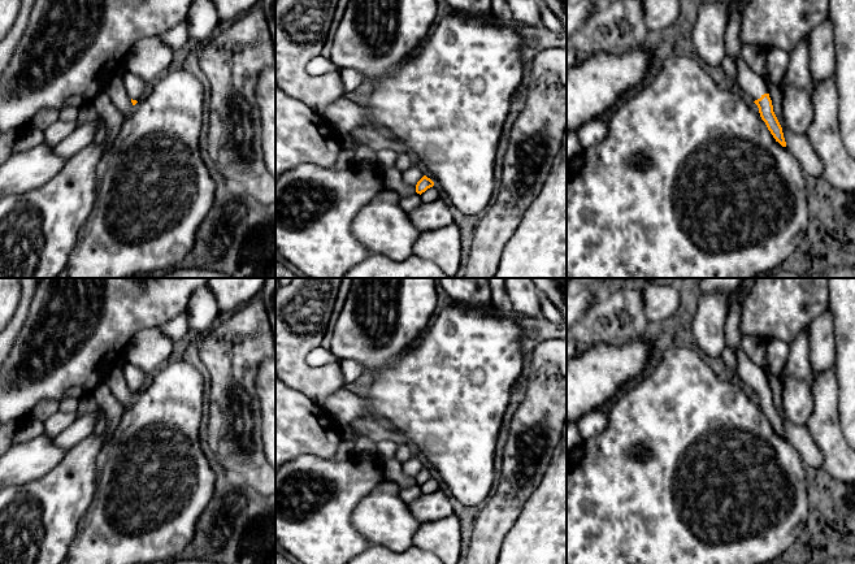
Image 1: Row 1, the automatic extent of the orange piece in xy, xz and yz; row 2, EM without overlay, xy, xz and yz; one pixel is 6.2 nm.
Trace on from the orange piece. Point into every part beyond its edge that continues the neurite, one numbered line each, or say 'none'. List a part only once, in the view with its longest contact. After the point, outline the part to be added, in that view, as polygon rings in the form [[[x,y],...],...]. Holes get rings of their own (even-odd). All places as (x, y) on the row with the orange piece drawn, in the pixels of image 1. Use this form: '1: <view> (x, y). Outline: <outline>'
1: yz (752, 85). Outline: [[[742,57],[735,61],[737,83],[742,88],[743,95],[750,100],[758,100],[764,94],[768,94],[764,78],[756,74]]]

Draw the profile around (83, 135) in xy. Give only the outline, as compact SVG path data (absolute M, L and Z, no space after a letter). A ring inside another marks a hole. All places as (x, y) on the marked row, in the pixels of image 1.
M97 121L78 125L77 129L53 148L62 157L71 157L79 149L94 142Z

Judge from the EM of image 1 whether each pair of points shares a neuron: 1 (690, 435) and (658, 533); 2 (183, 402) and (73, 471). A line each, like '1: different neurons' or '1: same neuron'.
1: same neuron
2: different neurons

